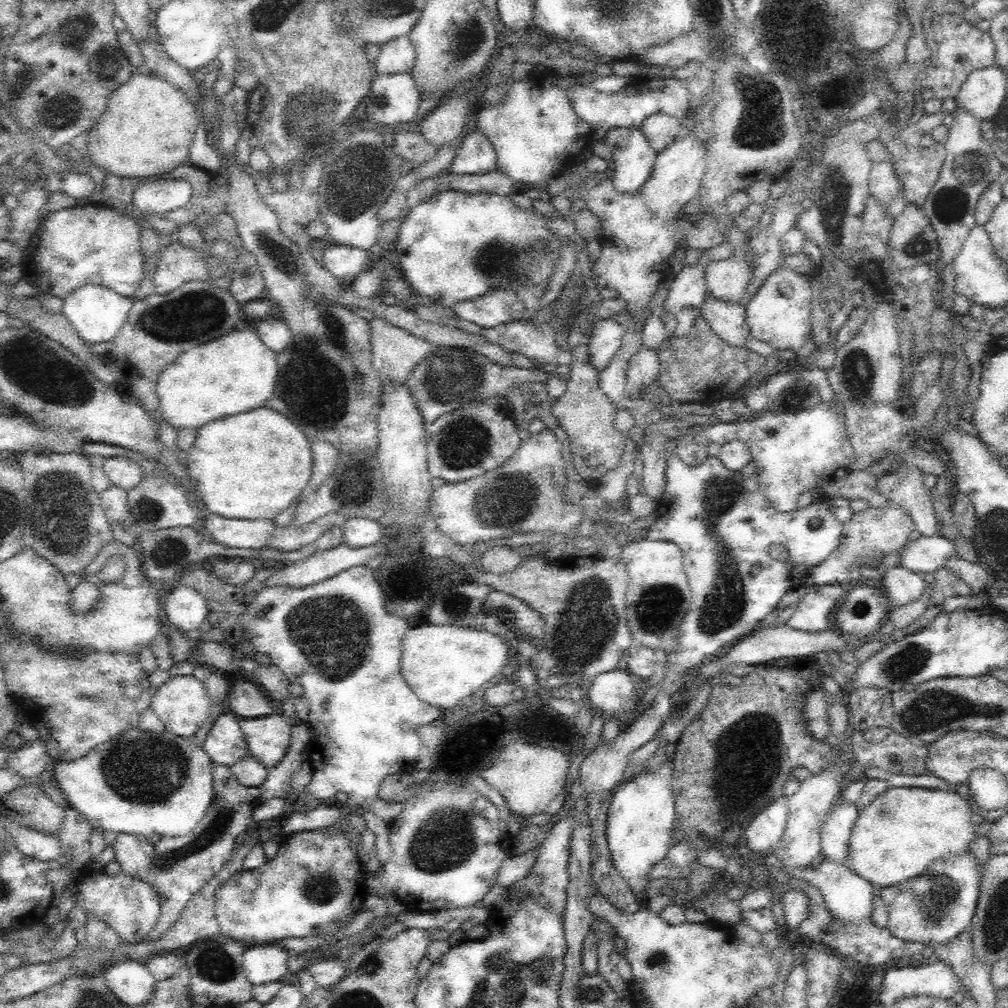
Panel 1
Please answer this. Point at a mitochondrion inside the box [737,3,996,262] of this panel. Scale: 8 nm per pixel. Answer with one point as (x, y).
(951, 205)

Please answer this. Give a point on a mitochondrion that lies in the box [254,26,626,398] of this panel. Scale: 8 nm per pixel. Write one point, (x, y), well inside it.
(358, 173)

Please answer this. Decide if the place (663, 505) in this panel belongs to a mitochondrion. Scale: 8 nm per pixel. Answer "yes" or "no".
no

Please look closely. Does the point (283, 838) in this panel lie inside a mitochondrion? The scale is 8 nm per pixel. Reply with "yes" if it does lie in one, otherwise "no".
no

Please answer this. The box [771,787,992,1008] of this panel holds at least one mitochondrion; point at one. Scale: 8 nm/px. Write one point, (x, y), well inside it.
(943, 895)

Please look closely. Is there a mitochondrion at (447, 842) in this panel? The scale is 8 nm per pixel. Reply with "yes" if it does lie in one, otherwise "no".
yes

